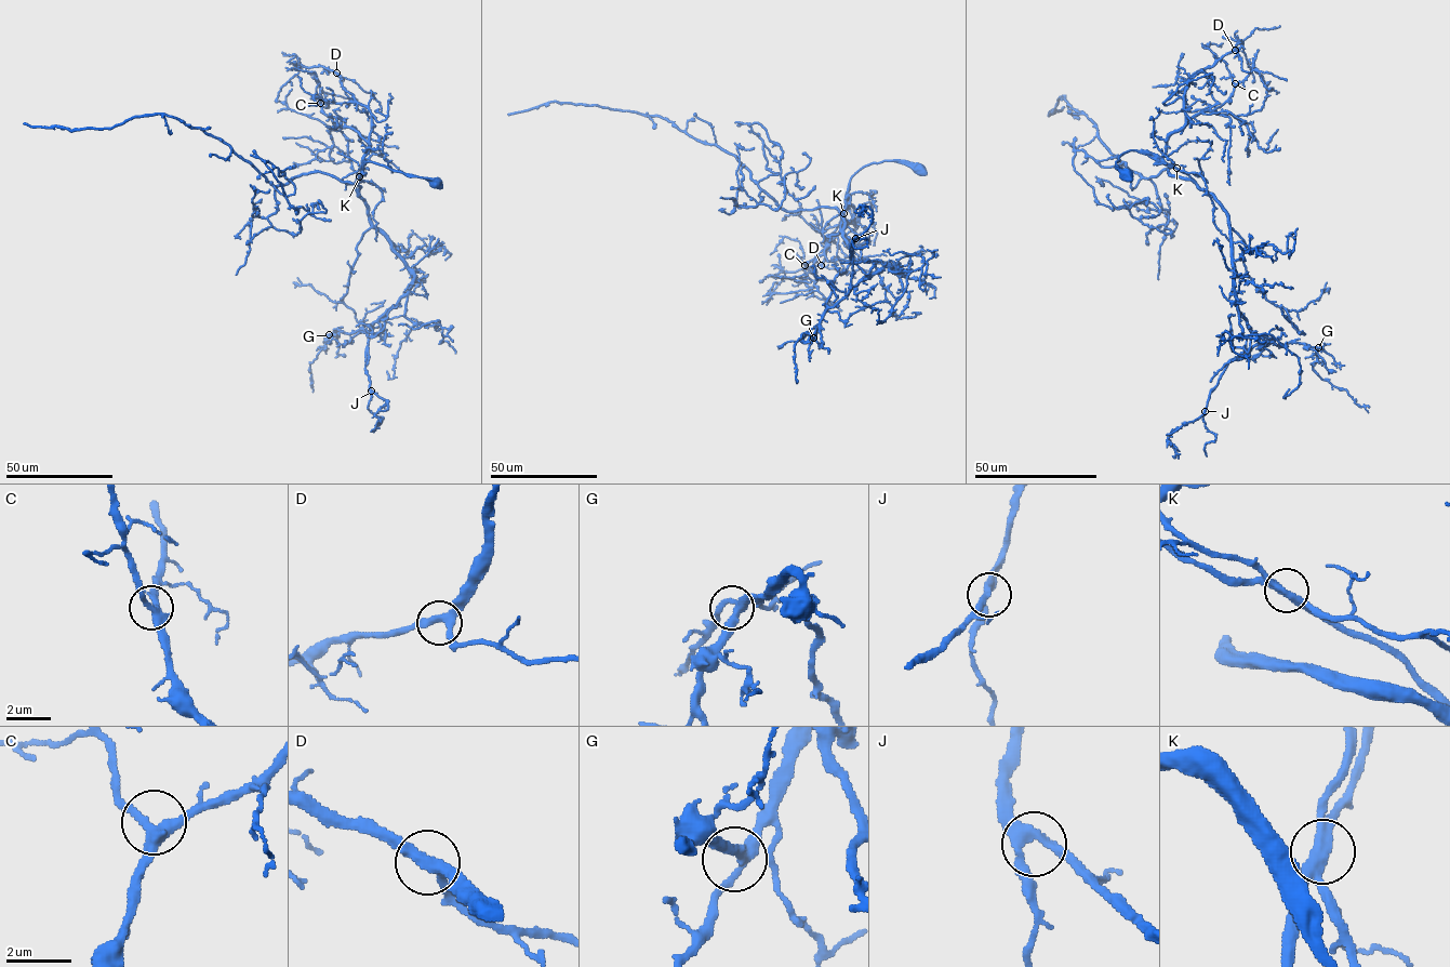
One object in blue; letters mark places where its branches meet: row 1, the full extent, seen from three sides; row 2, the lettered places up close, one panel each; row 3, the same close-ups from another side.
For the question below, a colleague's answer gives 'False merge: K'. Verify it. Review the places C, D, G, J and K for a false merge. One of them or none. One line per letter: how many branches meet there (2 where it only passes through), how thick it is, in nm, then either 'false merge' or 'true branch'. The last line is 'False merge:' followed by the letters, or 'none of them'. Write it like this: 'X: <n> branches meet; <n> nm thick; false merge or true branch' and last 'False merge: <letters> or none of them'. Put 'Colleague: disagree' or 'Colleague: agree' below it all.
C: 3 branches meet; 320 nm thick; true branch
D: 3 branches meet; 320 nm thick; true branch
G: 3 branches meet; 300 nm thick; true branch
J: 3 branches meet; 300 nm thick; true branch
K: 3 branches meet; 320 nm thick; false merge
False merge: K
Colleague: agree

